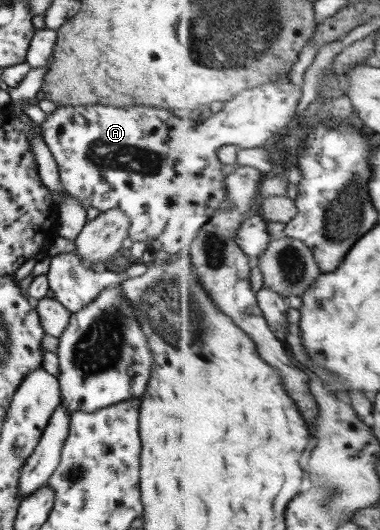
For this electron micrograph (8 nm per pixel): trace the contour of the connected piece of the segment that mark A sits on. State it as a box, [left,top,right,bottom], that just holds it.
[39,74,302,257]

